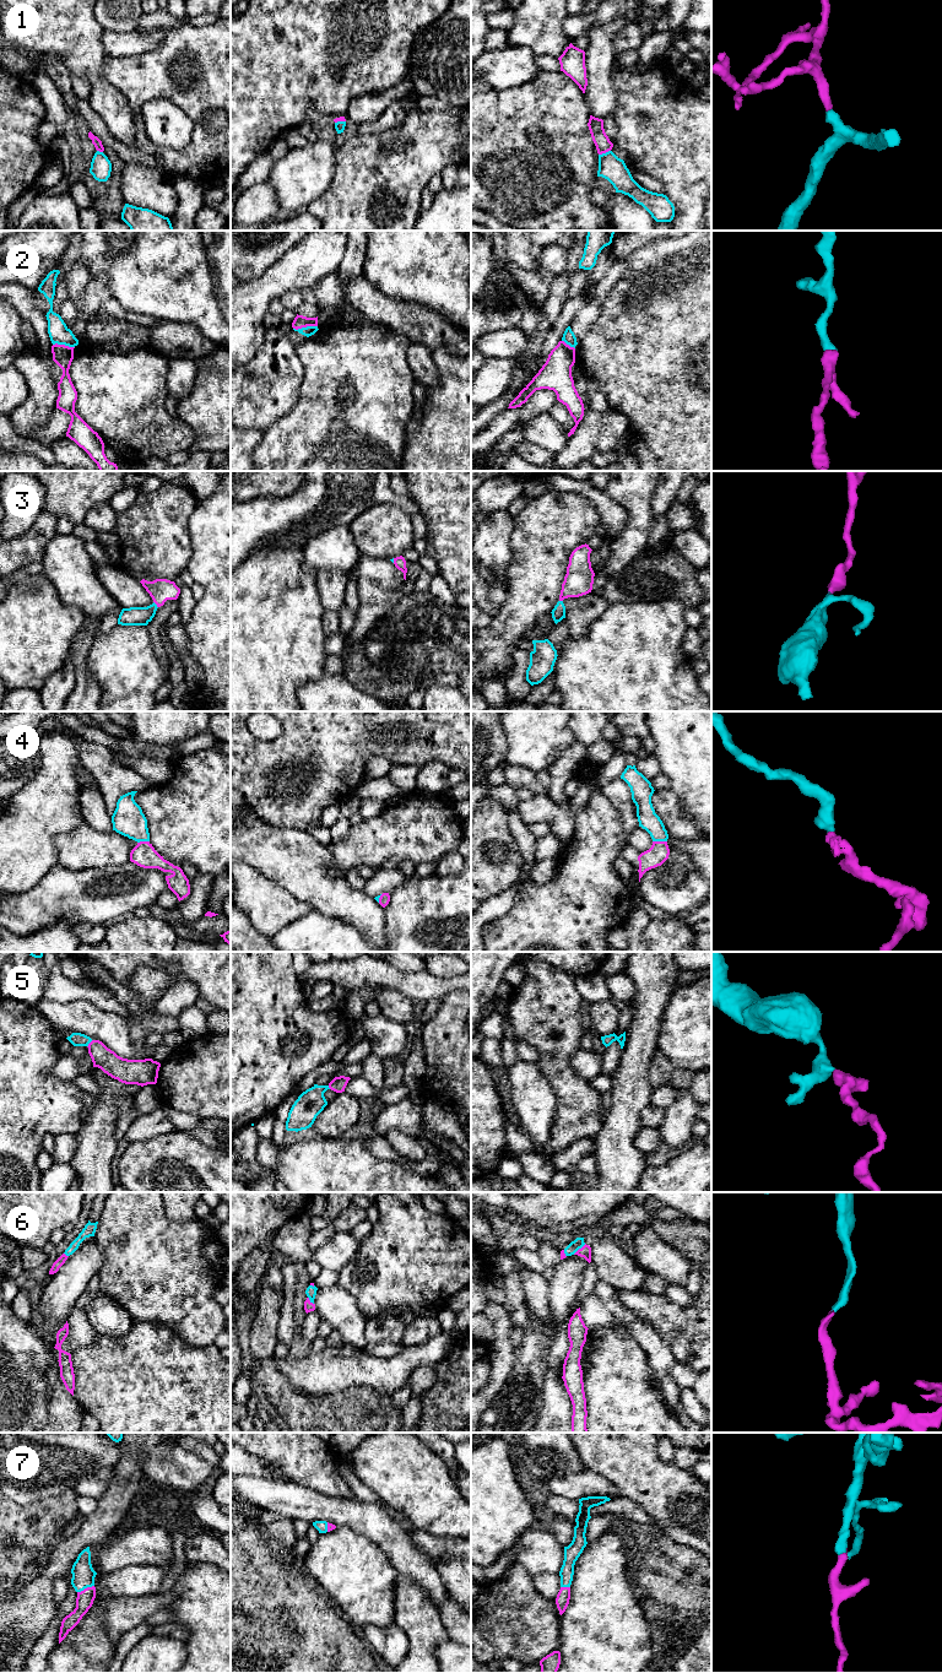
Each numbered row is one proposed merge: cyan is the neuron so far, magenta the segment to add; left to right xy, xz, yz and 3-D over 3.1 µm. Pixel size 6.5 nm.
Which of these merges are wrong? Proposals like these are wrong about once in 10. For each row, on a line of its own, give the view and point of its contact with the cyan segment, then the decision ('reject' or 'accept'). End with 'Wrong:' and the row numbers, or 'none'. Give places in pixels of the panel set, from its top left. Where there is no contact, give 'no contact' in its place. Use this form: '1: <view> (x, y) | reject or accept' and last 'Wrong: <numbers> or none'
1: yz (604, 153) | accept
2: xz (304, 328) | accept
3: xy (156, 605) | accept
4: yz (660, 840) | accept
5: xy (88, 1043) | accept
6: yz (579, 1248) | accept
7: xy (85, 1587) | accept
Wrong: none

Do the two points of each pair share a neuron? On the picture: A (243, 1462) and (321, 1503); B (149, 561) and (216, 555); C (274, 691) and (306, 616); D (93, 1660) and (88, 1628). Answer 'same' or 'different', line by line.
A: different
B: different
C: same
D: same

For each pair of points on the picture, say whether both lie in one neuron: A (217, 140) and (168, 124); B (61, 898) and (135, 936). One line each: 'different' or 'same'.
A: different
B: different

